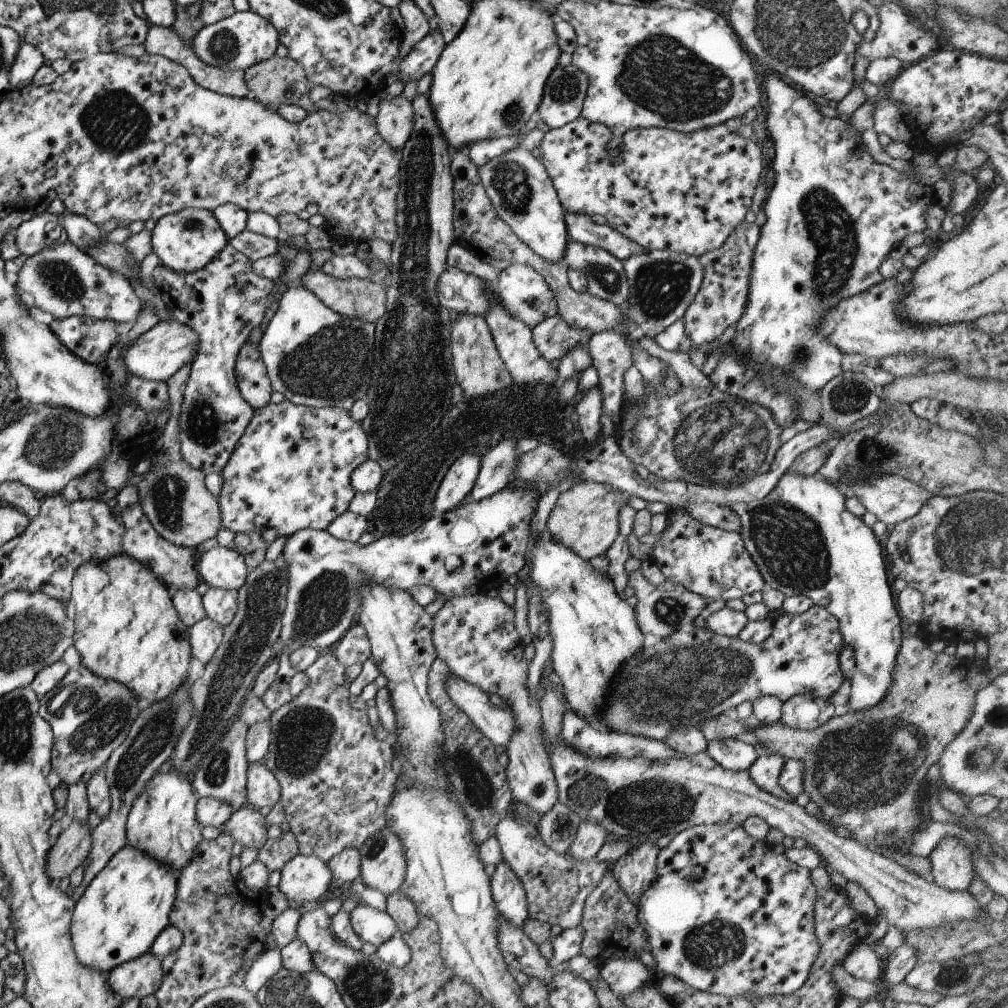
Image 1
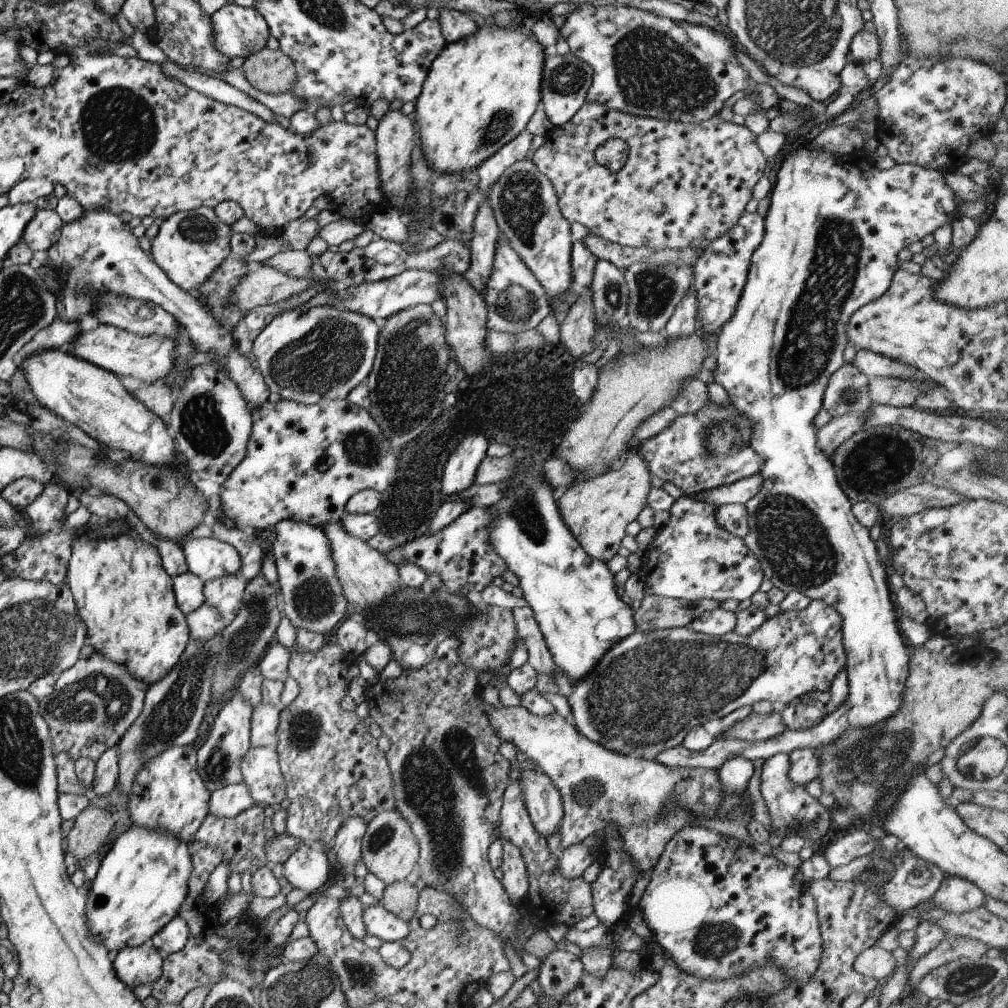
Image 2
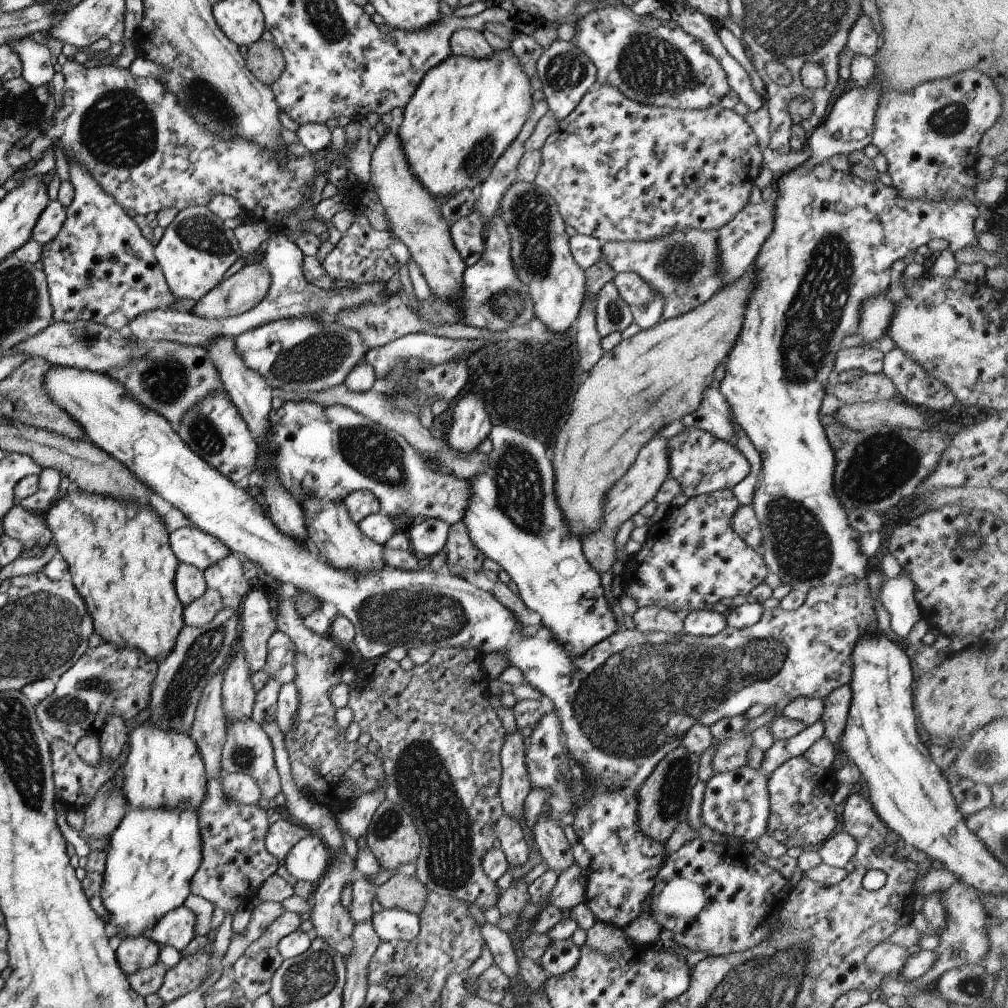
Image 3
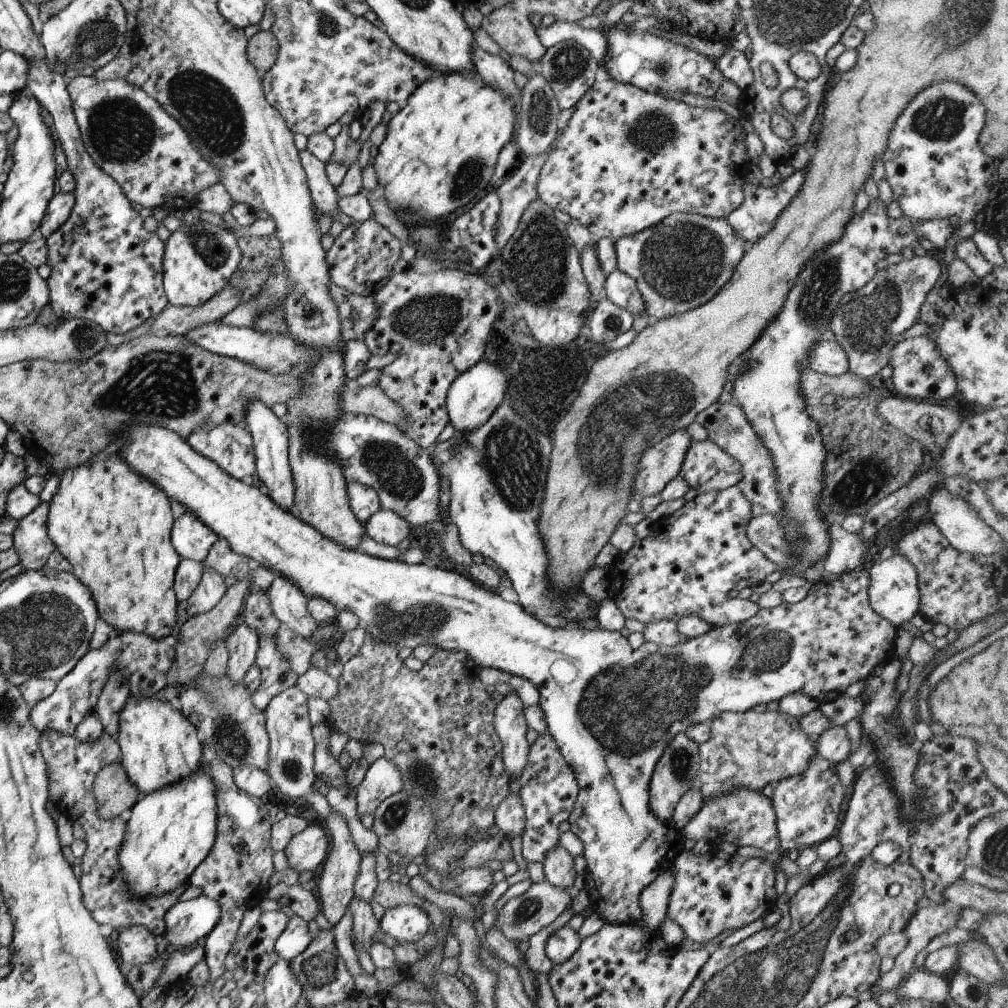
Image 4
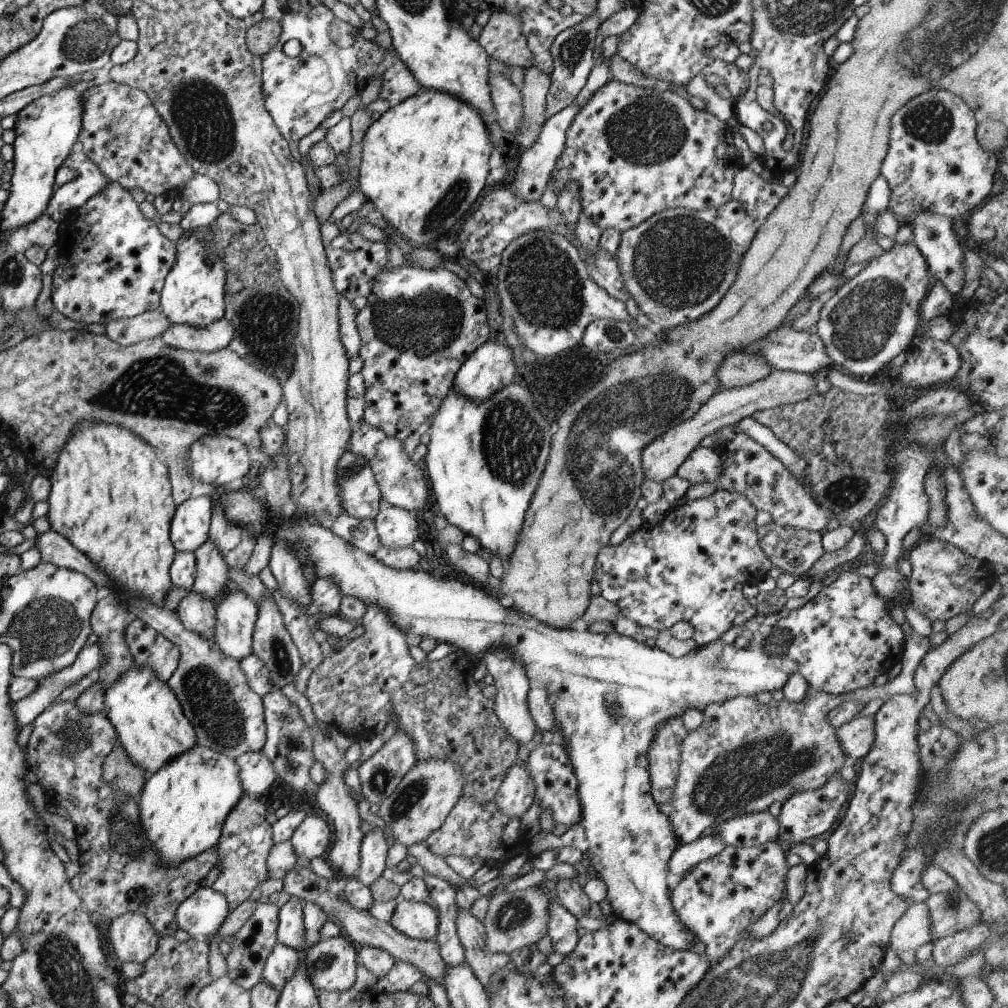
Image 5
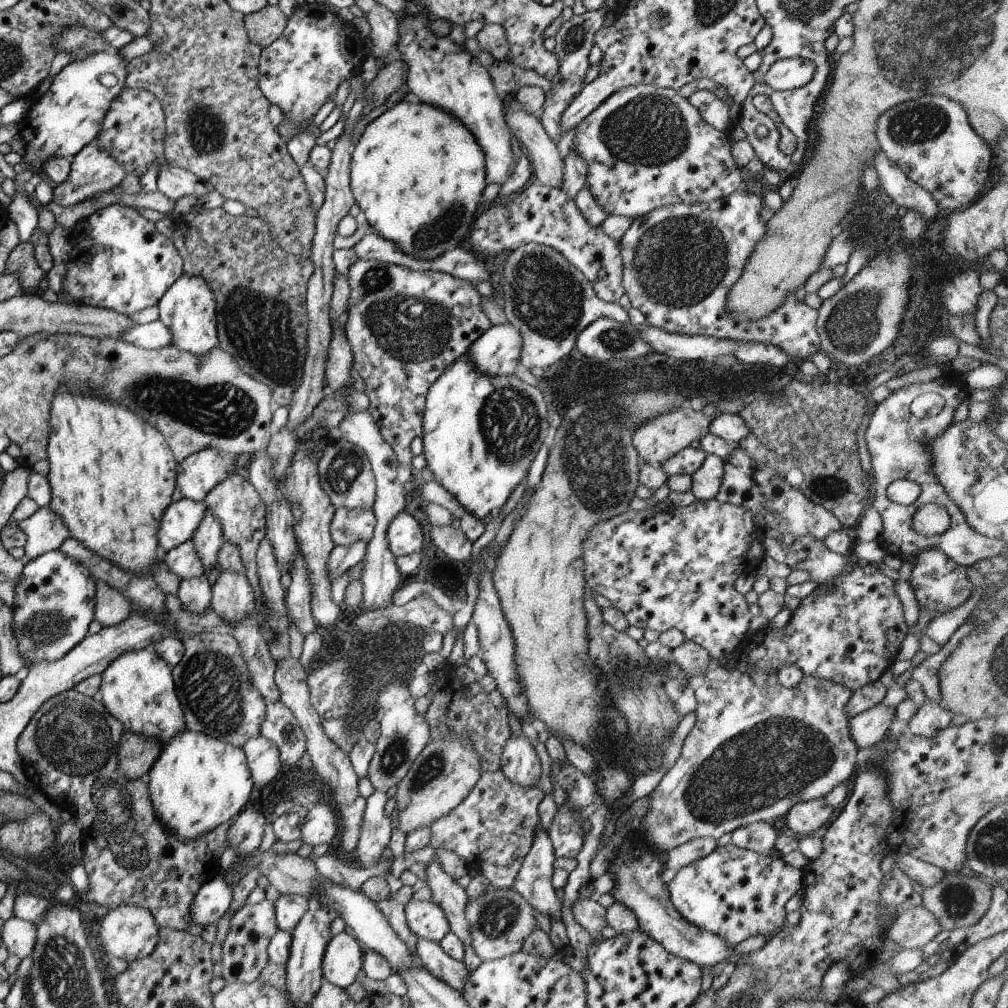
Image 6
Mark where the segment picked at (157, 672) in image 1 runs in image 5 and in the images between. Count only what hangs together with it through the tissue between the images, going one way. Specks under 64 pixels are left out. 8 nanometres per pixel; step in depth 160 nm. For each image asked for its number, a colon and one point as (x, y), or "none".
2: (123, 596)
3: (118, 558)
4: (112, 525)
5: (110, 498)

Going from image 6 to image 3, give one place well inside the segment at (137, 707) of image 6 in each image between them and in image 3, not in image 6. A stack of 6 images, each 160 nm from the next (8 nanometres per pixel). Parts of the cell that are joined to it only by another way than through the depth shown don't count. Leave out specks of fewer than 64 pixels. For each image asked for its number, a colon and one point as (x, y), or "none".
3: (163, 769)
4: (158, 746)
5: (150, 726)

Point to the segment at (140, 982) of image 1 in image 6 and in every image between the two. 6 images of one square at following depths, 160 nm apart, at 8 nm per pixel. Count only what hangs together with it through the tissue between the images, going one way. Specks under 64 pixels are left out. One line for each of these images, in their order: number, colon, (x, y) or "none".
2: (141, 965)
3: (132, 954)
4: (135, 945)
5: (133, 940)
6: (127, 933)

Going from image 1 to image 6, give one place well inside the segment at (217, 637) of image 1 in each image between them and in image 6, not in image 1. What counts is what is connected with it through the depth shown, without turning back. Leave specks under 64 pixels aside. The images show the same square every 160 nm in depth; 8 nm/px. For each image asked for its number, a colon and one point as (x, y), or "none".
2: (204, 622)
3: (198, 613)
4: (210, 588)
5: (211, 573)
6: (207, 538)

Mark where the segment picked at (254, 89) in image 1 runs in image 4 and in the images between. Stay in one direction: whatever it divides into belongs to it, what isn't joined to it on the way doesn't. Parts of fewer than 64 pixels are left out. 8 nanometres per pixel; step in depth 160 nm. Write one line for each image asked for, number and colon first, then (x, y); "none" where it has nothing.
2: (270, 71)
3: (264, 60)
4: (261, 48)

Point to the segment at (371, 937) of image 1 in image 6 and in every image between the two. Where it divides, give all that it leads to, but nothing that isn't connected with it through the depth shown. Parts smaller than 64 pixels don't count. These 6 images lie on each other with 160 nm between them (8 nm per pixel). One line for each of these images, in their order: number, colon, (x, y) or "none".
2: (378, 922)
3: (391, 925)
4: (405, 923)
5: (416, 920)
6: (424, 919)

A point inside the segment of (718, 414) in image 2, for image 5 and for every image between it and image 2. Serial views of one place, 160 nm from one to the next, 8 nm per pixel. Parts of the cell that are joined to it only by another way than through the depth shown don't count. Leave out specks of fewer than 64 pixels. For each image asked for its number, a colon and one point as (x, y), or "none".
3: (700, 463)
4: (705, 467)
5: (702, 465)

